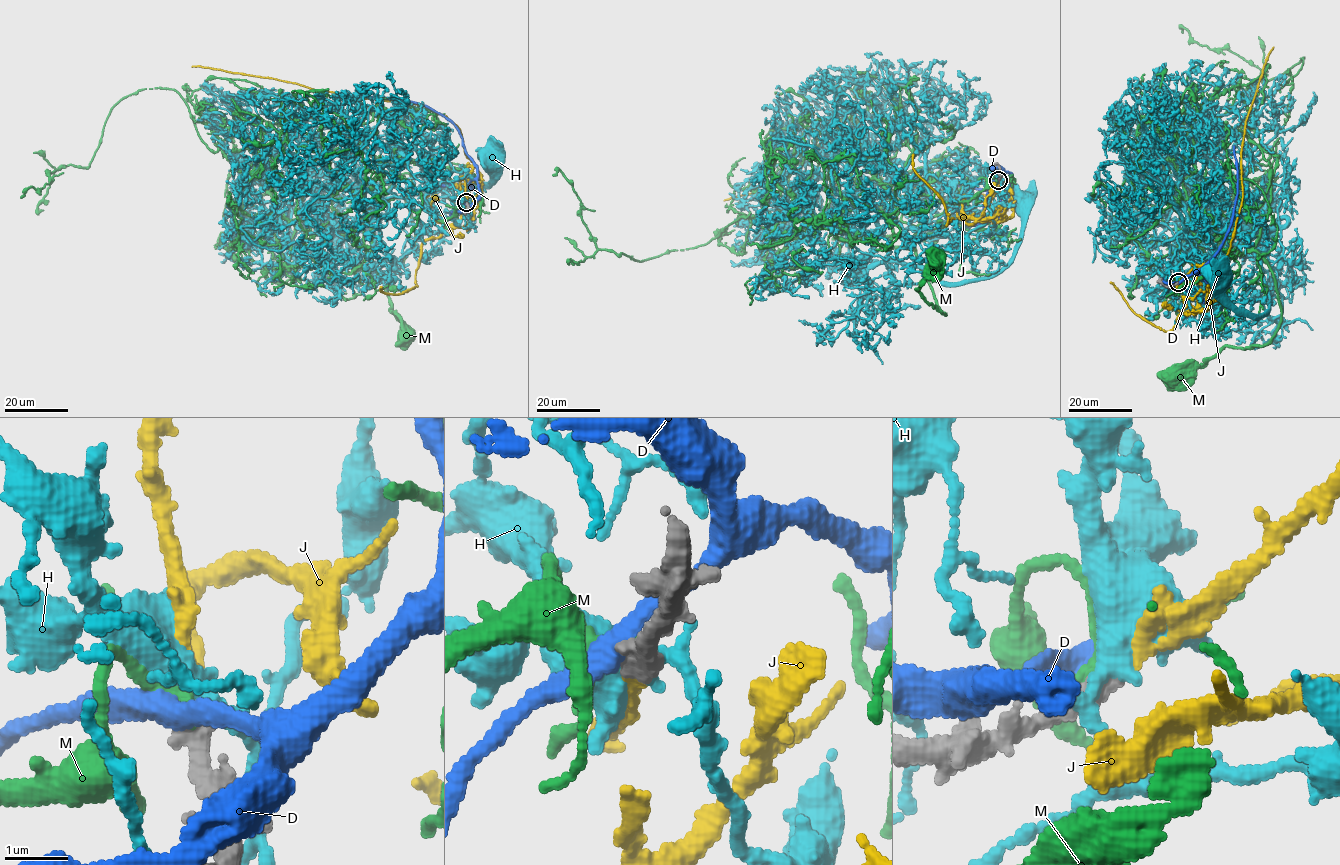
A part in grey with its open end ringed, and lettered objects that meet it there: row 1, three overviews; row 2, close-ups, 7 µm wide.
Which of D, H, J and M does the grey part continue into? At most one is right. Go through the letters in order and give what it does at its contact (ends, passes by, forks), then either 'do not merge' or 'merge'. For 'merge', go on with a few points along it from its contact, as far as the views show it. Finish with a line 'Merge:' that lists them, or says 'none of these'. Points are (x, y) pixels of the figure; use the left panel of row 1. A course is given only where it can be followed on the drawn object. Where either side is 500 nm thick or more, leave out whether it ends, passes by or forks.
D: it passes by | do not merge
H: it passes by | do not merge
J: it ends | merge | via (467, 202), (460, 179), (461, 206), (472, 209), (480, 200), (480, 173), (459, 129), (431, 108), (192, 66)
M: it passes by | do not merge
Merge: J

